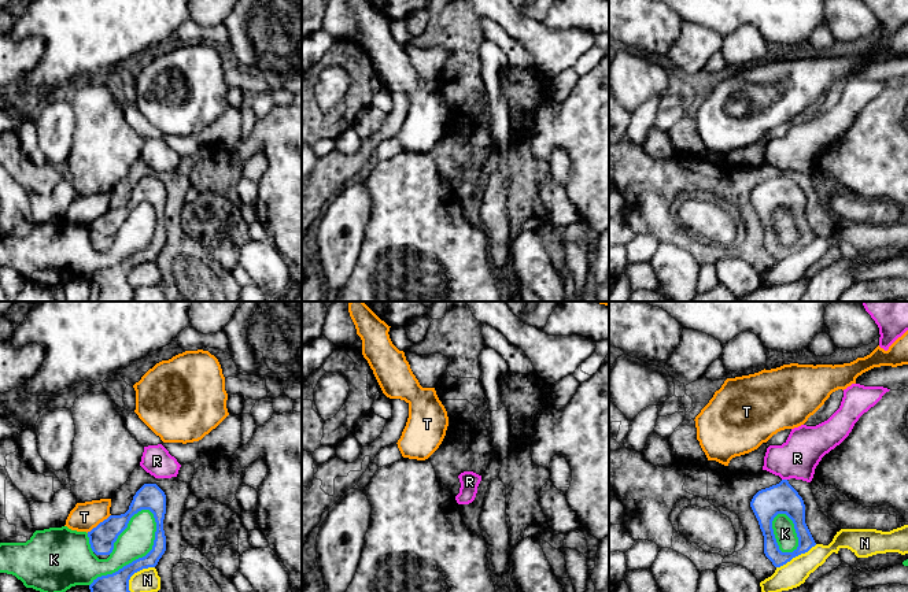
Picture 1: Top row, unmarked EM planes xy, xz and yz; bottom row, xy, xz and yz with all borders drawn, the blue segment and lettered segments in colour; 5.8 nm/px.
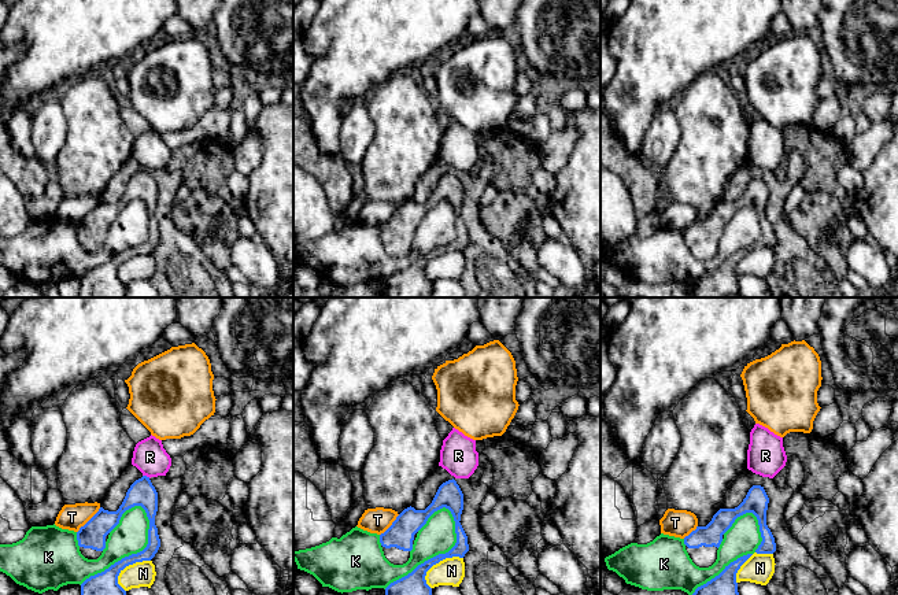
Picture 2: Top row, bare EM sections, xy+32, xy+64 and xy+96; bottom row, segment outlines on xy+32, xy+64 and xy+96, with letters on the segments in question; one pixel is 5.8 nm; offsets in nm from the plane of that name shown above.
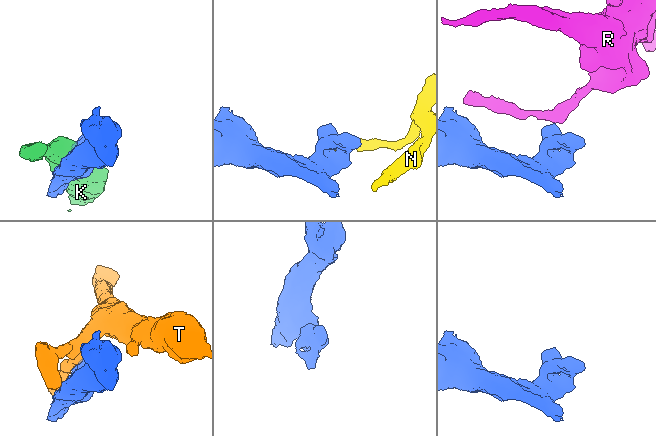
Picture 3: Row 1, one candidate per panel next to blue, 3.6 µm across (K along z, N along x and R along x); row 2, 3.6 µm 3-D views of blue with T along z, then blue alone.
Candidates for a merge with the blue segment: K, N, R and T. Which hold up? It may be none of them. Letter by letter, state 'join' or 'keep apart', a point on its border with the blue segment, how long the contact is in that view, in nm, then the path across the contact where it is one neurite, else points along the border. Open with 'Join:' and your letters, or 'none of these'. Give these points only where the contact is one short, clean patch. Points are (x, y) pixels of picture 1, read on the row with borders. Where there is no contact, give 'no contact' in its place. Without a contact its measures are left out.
Join: none of these
K: keep apart; meets blue in xy at (140, 558); contact 550 nm long
N: keep apart; meets blue in yz at (796, 555); contact 280 nm long
R: keep apart; meets blue in yz at (785, 480); contact 30 nm long; border along yz (782, 478), (786, 480)
T: keep apart; meets blue in xy at (99, 524); contact 180 nm long; border along xy (110, 514), (87, 532)

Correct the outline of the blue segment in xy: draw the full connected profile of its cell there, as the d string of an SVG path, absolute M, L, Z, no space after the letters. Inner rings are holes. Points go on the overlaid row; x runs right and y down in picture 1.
M144 484L133 496L129 510L121 515L110 515L88 532L89 544L96 555L110 555L118 536L128 528L130 518L141 510L150 510L156 522L152 550L143 558L133 560L118 571L97 577L89 585L91 592L130 592L130 577L148 567L155 567L166 551L163 519L166 514L166 495L156 484Z

